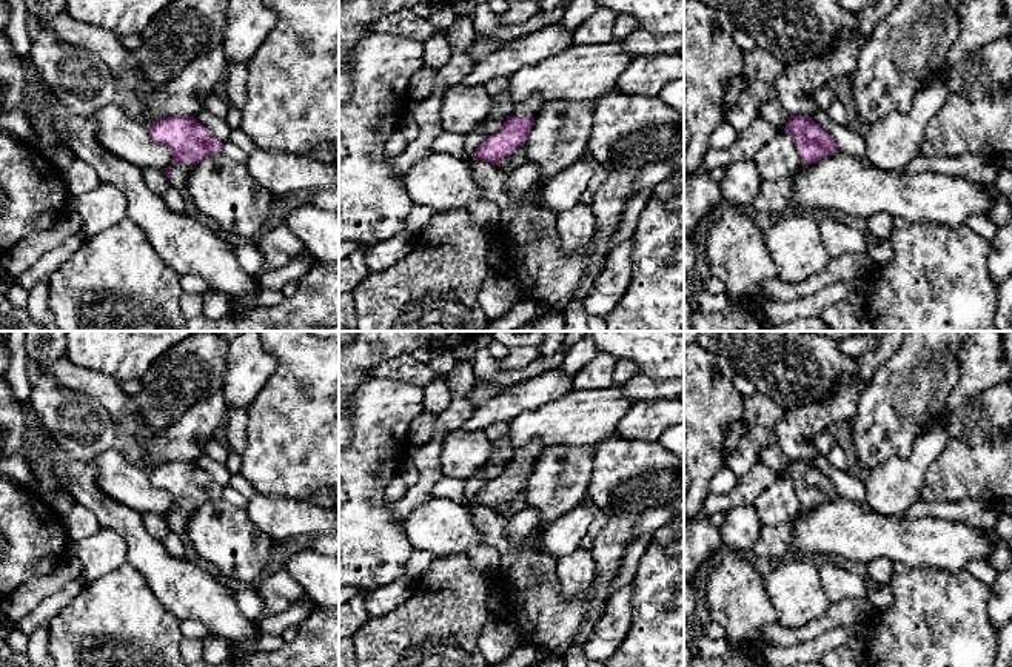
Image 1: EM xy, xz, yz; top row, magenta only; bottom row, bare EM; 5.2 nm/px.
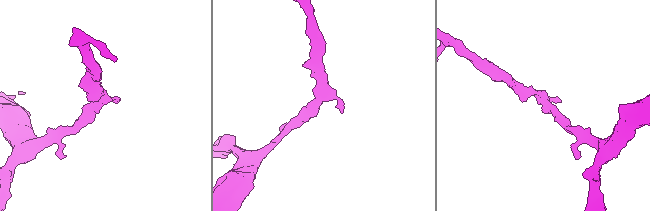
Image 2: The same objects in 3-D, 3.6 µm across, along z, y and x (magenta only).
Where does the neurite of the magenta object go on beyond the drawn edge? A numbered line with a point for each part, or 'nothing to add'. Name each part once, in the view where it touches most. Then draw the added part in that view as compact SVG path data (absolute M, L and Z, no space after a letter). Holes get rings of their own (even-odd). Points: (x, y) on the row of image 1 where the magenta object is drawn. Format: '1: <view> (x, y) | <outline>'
1: xz (529, 108) | M531 97L518 103L513 109L513 116L516 117L536 117L544 105L541 97Z

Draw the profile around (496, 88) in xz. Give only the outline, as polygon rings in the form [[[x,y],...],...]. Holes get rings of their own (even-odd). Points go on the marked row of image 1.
[[[496,77],[485,85],[485,89],[490,94],[490,97],[498,99],[502,105],[501,108],[491,111],[485,120],[485,129],[488,136],[498,132],[504,125],[504,122],[507,120],[504,106],[507,103],[505,92],[508,91],[508,88],[510,88],[510,77]]]

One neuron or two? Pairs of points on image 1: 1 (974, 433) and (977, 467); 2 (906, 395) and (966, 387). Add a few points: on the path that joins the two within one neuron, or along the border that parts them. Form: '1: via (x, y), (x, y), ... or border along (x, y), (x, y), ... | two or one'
1: border along (995, 435), (975, 445), (951, 439) | two
2: border along (958, 353), (958, 382), (941, 410) | two

